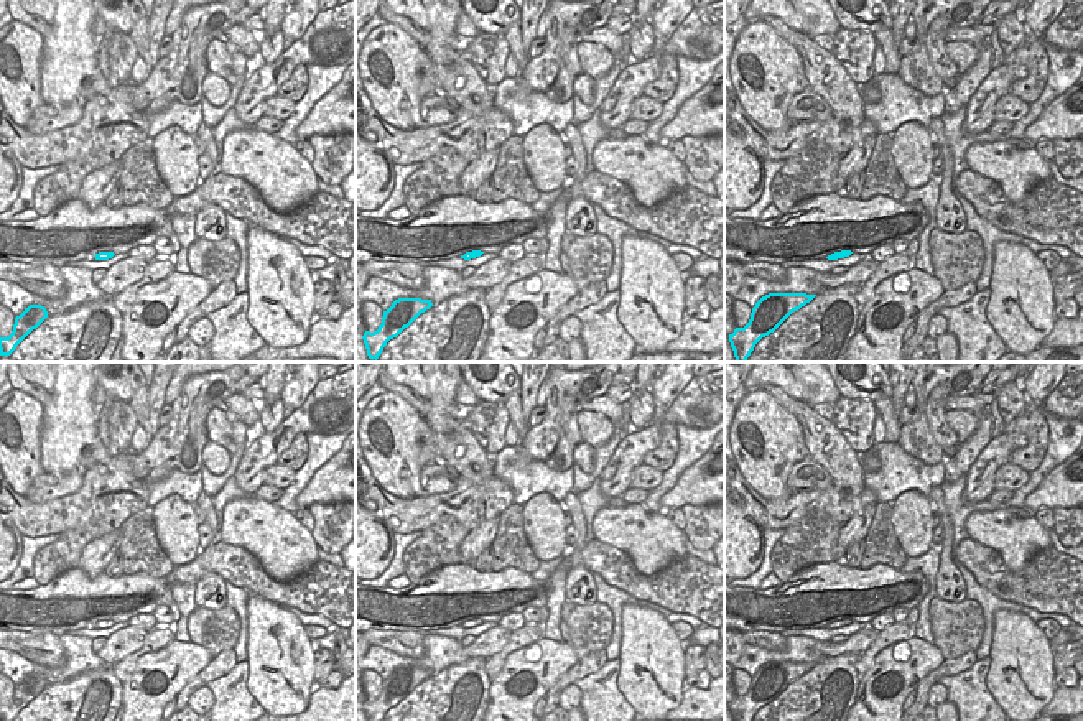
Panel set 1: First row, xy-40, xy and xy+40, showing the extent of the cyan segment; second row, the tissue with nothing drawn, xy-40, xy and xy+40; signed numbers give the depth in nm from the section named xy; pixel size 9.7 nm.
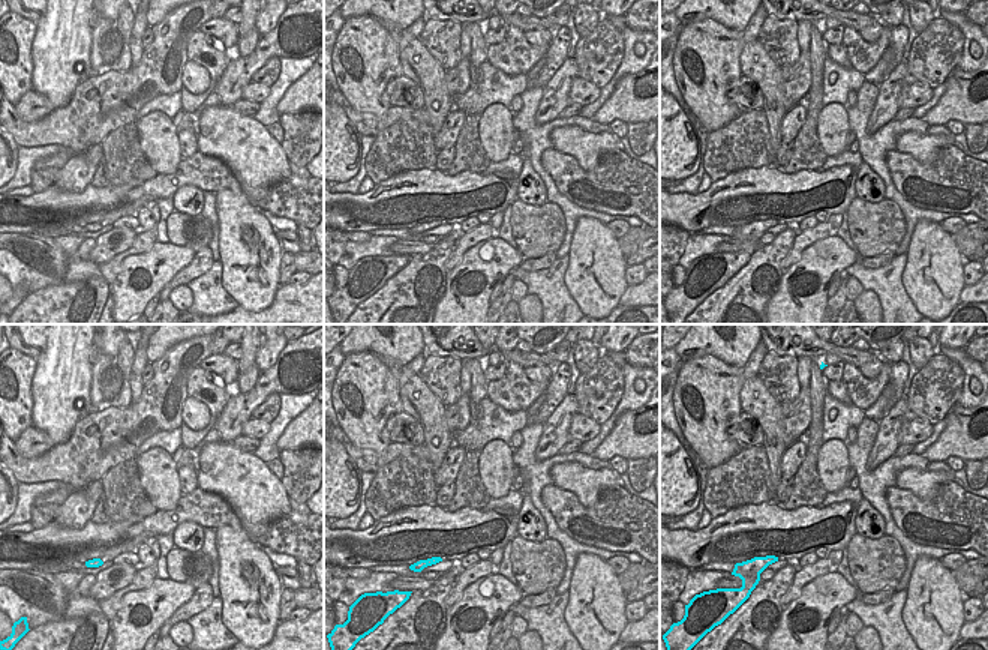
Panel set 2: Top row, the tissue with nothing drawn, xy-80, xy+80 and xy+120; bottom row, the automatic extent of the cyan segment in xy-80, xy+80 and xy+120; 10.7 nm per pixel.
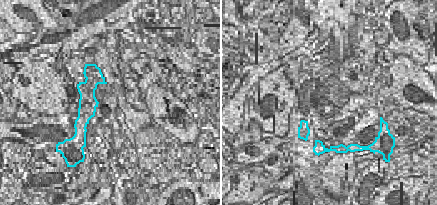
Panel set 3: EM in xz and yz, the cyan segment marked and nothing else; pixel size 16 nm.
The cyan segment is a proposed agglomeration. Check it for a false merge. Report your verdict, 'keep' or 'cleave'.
keep

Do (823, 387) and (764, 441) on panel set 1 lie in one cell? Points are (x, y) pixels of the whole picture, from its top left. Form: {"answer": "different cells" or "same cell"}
{"answer": "different cells"}

